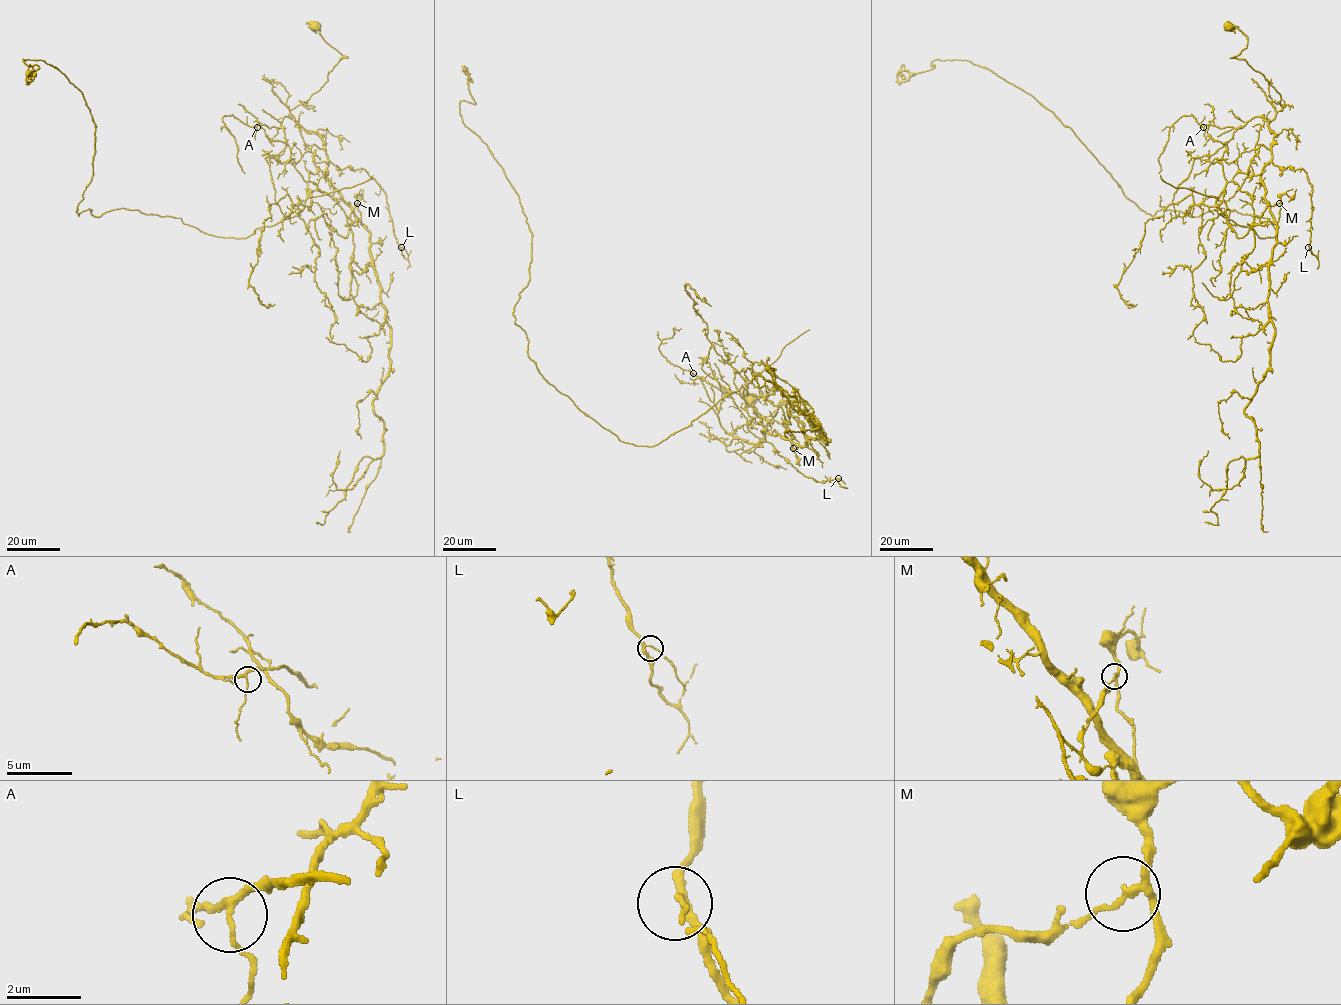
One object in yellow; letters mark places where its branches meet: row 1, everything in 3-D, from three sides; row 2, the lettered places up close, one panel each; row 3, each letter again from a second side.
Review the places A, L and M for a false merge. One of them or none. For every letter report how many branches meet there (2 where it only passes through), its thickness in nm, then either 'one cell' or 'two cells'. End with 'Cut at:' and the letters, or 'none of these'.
A: branches 3; calibre 170 nm; one cell
L: branches 3; calibre 150 nm; one cell
M: branches 3; calibre 160 nm; two cells
Cut at: M

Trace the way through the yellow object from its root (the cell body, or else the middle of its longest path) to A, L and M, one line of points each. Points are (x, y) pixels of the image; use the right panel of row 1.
A: (1230, 26), (1247, 38), (1235, 57), (1263, 75), (1282, 108), (1268, 122), (1256, 116), (1239, 128), (1203, 127)
L: (1230, 26), (1247, 38), (1235, 57), (1280, 96), (1269, 123), (1271, 161), (1306, 172), (1308, 247)
M: (1230, 26), (1247, 38), (1235, 57), (1280, 96), (1261, 173), (1276, 222), (1278, 203)

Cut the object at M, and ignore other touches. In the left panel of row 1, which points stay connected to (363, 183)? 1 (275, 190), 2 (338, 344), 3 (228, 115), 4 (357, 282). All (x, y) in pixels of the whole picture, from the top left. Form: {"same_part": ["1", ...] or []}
{"same_part": []}

